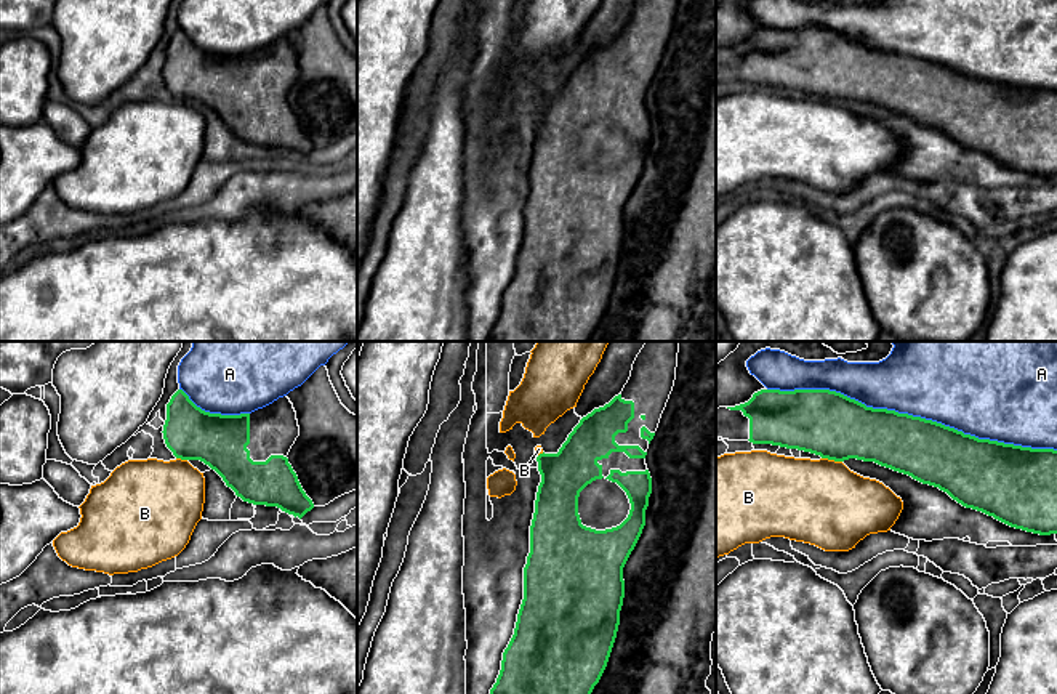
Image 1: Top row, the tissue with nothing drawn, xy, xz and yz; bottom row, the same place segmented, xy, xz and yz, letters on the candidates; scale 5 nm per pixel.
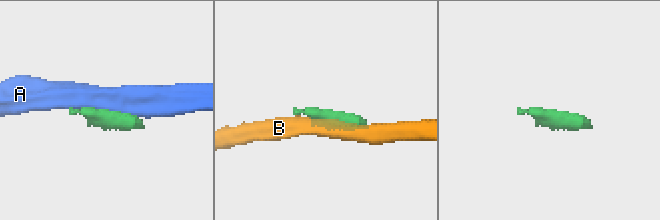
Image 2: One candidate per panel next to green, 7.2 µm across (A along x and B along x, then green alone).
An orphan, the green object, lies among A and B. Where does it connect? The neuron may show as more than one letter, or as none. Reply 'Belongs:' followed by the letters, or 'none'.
Belongs: none

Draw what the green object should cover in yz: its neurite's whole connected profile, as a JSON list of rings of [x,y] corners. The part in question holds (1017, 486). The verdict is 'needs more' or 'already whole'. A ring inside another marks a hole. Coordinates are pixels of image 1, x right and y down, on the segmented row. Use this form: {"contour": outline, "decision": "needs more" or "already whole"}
{"contour": [[[761,389],[735,407],[716,409],[716,438],[772,444],[844,462],[857,458],[938,487],[966,508],[1027,532],[1057,534],[1057,450],[979,439],[942,423],[873,409],[830,389]]], "decision": "needs more"}

